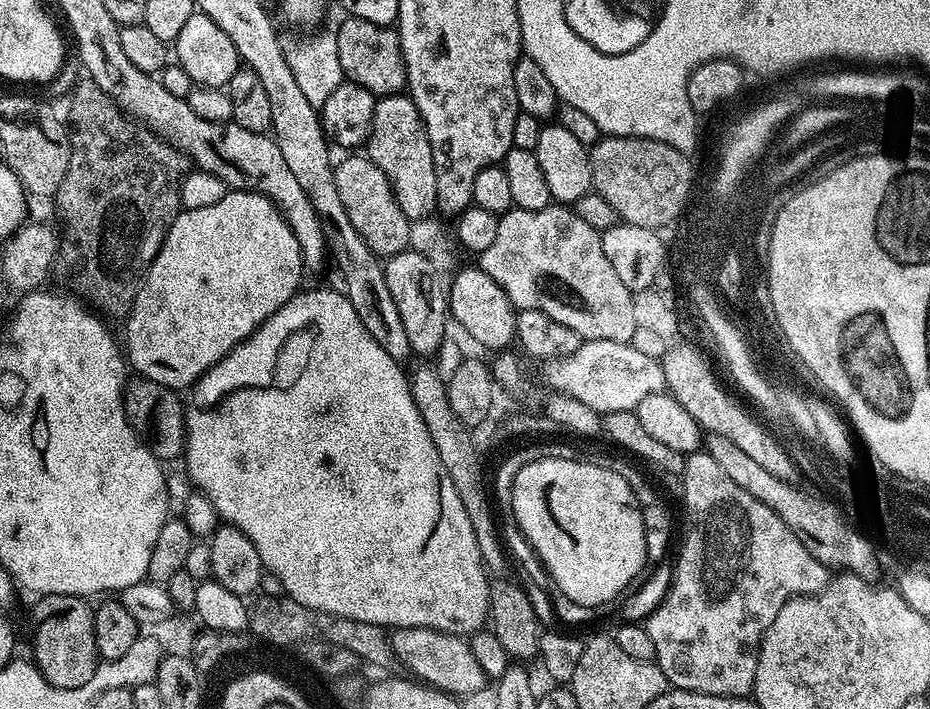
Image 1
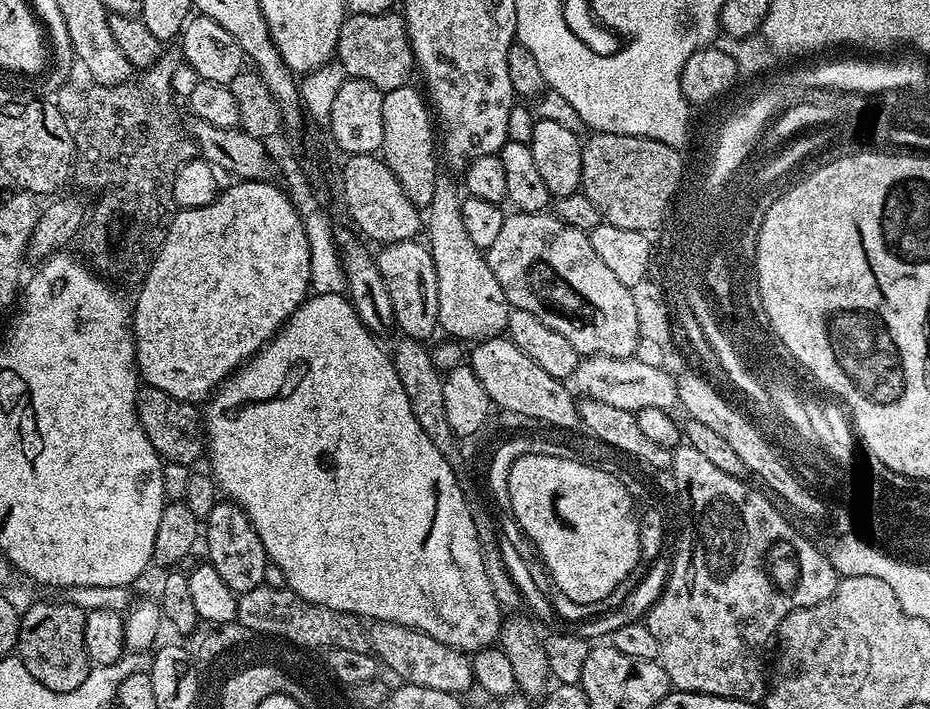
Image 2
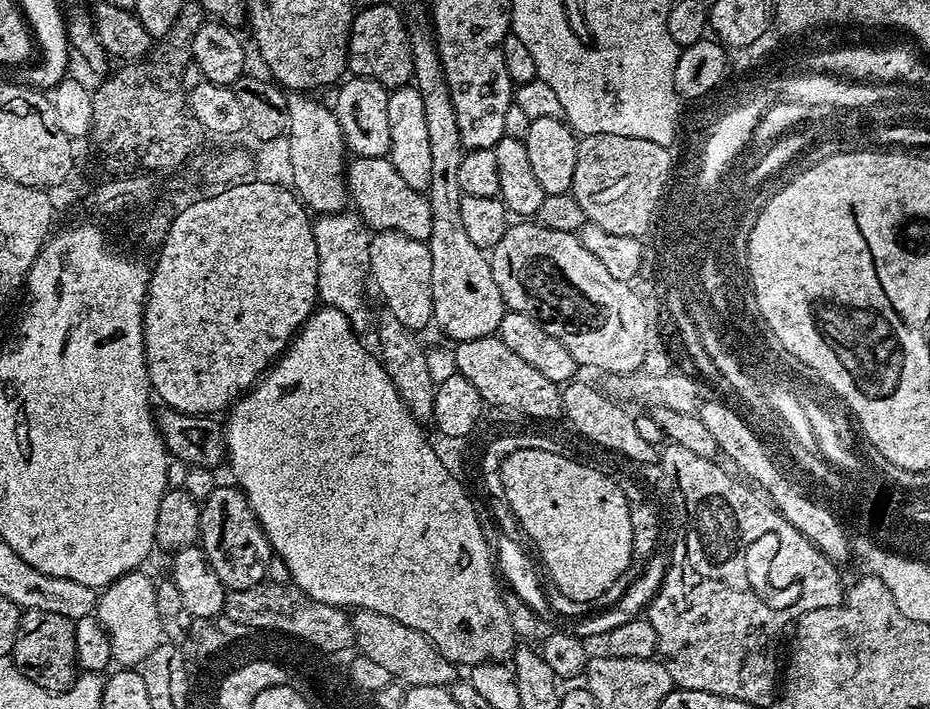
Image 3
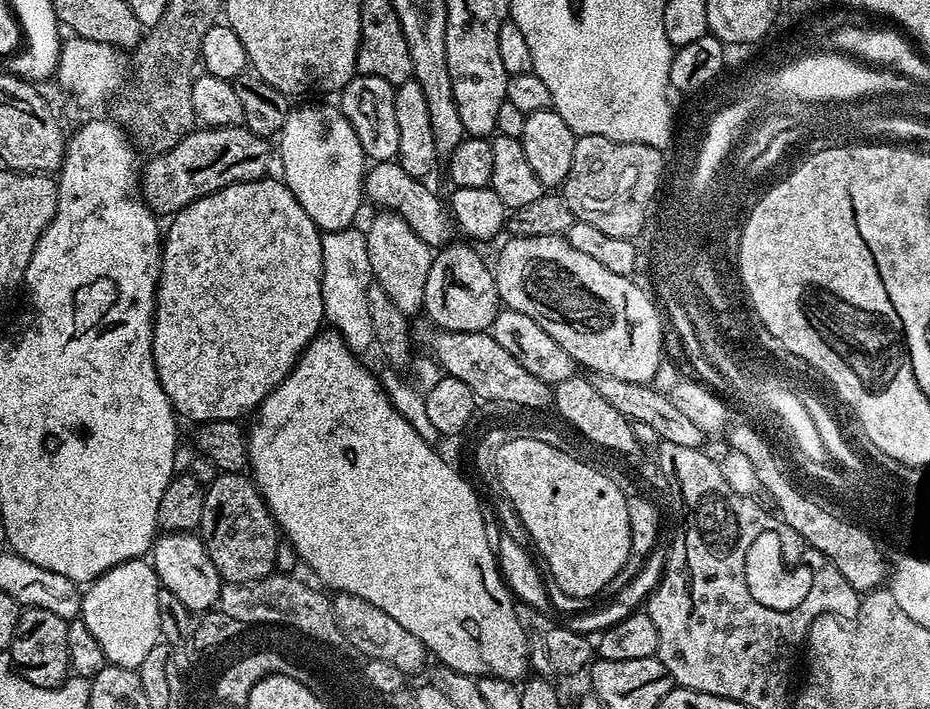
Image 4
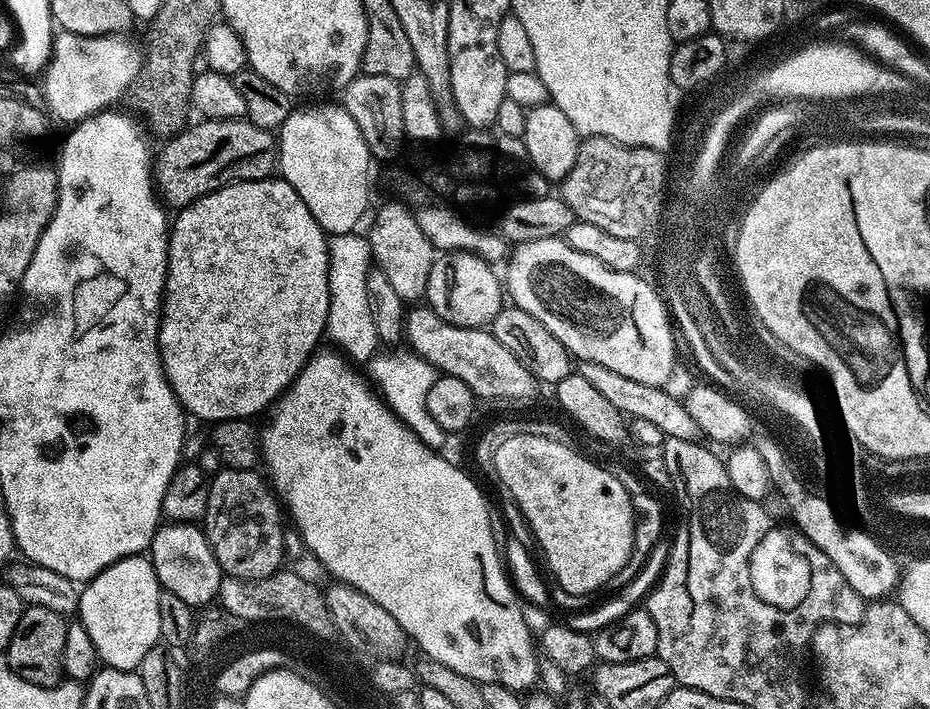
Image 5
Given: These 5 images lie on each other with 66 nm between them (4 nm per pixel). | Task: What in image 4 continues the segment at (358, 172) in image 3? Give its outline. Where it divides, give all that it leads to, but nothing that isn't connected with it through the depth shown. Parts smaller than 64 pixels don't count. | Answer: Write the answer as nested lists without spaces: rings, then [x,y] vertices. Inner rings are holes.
[[[382,160],[373,163],[364,174],[364,195],[377,204],[377,209],[395,212],[426,242],[428,247],[439,250],[453,239],[454,224],[449,209],[427,188],[424,180],[416,180],[396,160]]]

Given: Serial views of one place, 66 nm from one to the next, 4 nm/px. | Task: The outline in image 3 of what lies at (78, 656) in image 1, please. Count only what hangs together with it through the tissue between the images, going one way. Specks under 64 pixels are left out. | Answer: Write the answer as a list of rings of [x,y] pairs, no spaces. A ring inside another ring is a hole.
[[[27,610],[21,615],[18,638],[14,638],[10,659],[23,676],[42,686],[42,690],[64,692],[72,687],[78,675],[75,630],[76,621],[62,614],[50,614],[50,610]]]

